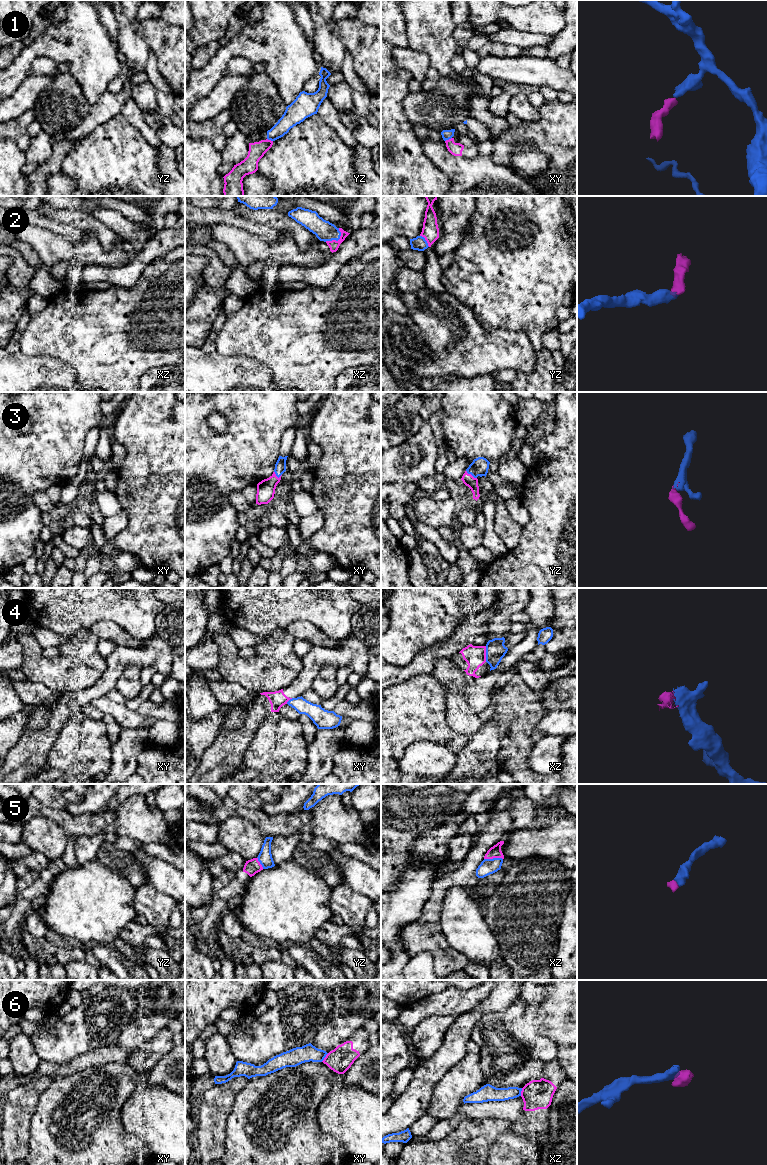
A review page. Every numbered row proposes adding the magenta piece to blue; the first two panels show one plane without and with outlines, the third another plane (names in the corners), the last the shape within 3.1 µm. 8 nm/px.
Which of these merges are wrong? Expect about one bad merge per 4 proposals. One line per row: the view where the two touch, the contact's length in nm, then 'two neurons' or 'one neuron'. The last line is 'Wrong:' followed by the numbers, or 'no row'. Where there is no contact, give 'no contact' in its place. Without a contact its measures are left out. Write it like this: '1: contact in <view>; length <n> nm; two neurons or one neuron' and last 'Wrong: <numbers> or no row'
1: contact in xy; length 70 nm; two neurons
2: contact in xz; length 160 nm; one neuron
3: contact in yz; length 110 nm; one neuron
4: contact in xz; length 130 nm; two neurons
5: contact in xz; length 150 nm; one neuron
6: contact in xy; length 90 nm; two neurons
Wrong: 1, 4, 6

